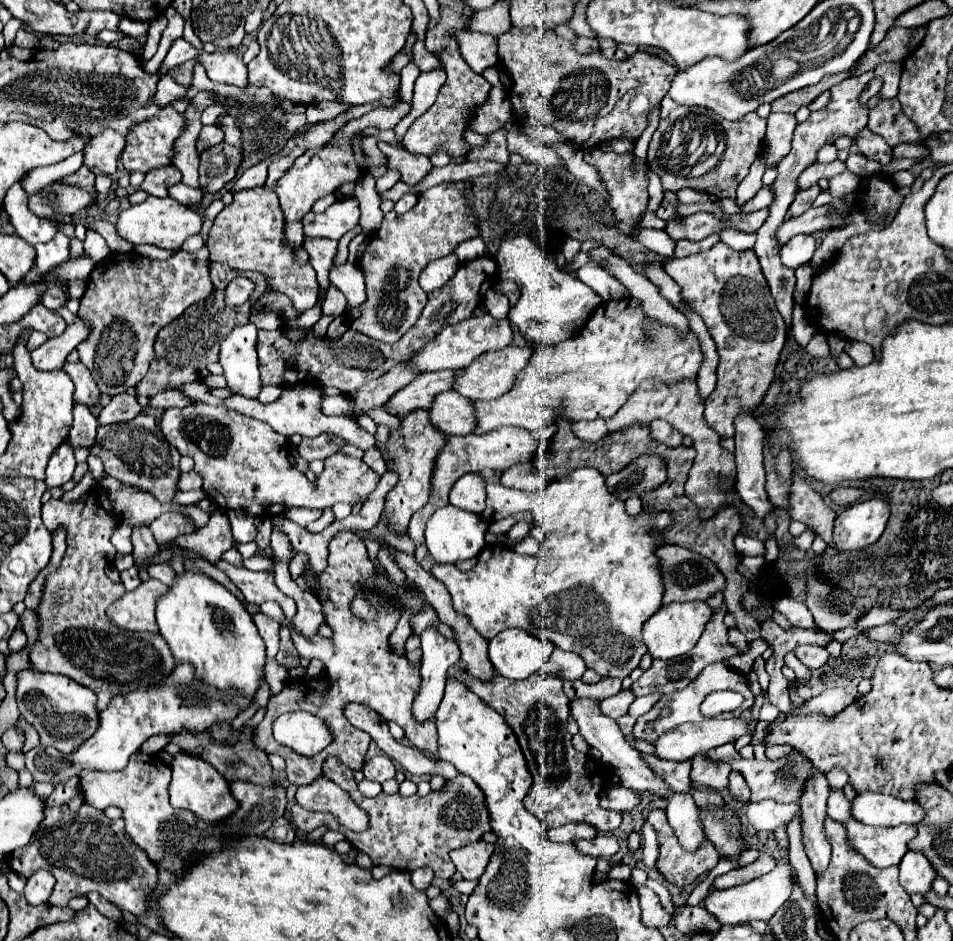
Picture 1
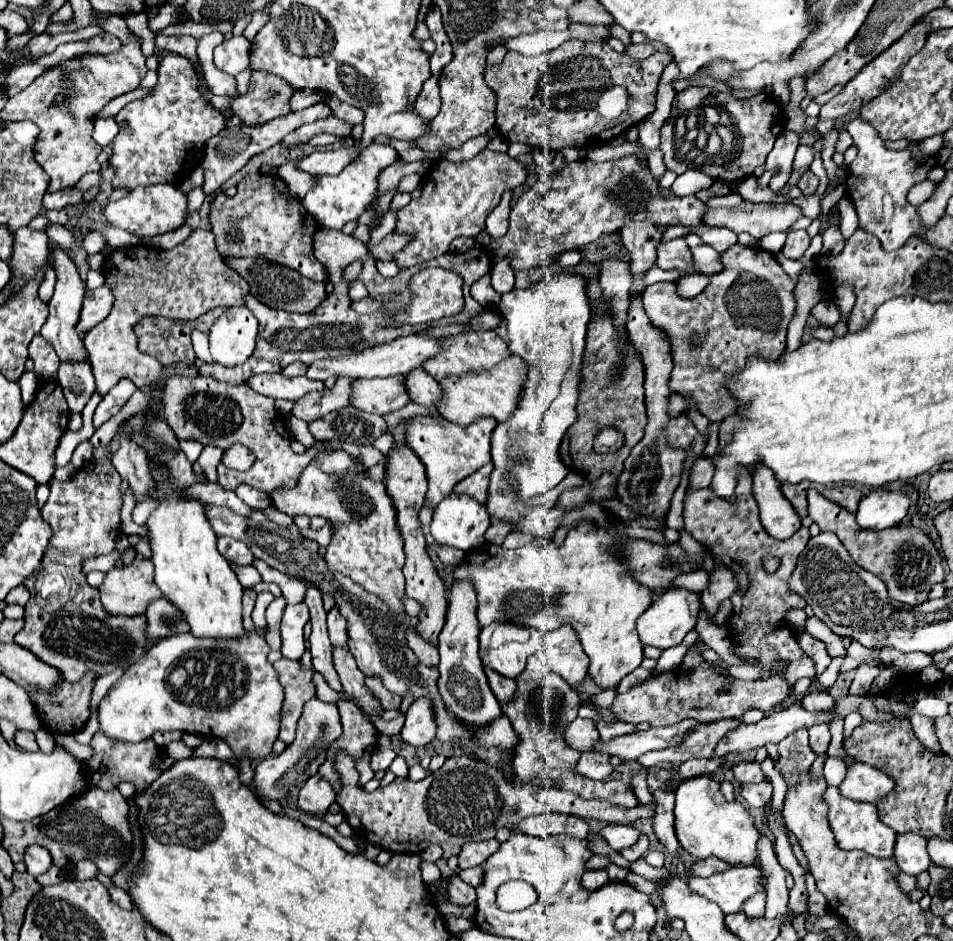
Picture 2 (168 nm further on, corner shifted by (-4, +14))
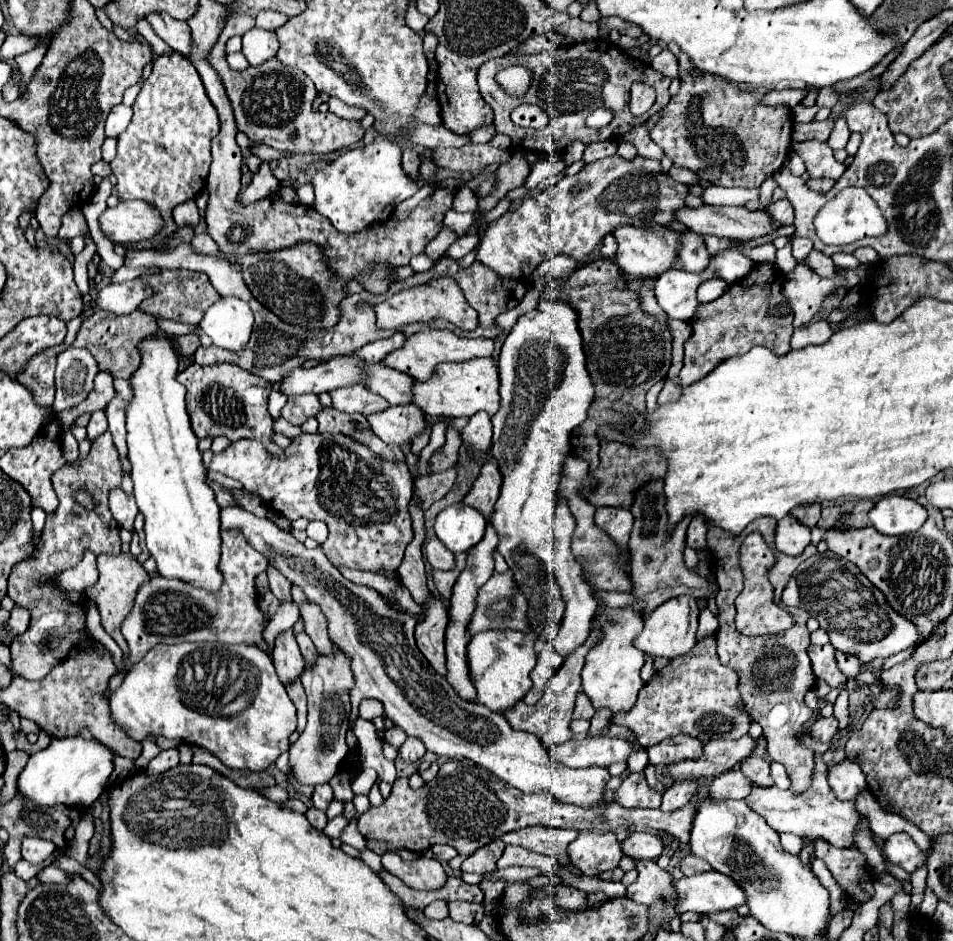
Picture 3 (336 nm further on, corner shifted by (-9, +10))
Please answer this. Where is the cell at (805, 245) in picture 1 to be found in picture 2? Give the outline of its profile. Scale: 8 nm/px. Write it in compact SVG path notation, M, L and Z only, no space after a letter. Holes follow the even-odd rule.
M796 230L796 232L790 232L788 238L786 238L786 244L782 248L782 254L786 258L794 258L798 260L810 246L810 238L806 234L806 230Z

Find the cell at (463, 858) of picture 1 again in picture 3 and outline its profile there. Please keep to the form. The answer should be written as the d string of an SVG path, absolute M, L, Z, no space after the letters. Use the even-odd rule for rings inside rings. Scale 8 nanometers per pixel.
M501 840L489 842L481 850L475 850L469 858L465 858L461 870L463 872L475 872L475 874L485 874L485 872L495 870L495 864L501 858L503 848L505 848L505 844Z

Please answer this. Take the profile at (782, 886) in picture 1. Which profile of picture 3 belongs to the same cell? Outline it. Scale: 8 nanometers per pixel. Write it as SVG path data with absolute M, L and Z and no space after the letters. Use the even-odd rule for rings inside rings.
M717 870L677 880L677 892L681 898L681 912L719 914L747 904L745 890L733 882L733 878Z

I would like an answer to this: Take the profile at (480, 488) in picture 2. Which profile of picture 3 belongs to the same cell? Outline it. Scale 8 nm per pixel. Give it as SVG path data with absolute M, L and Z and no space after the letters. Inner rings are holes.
M487 462L481 466L479 478L473 482L463 502L477 508L487 518L493 512L493 504L499 496L499 490L501 490L501 472L495 462Z

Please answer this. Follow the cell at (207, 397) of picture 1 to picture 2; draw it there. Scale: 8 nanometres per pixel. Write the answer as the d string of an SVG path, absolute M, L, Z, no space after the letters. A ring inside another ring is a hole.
M194 230L192 236L172 252L146 250L140 246L128 250L118 248L104 260L102 274L106 276L106 286L112 288L116 302L110 316L96 324L84 338L84 348L88 350L96 378L96 392L100 396L108 394L108 390L122 378L132 380L140 390L148 390L158 386L166 376L186 374L186 370L188 374L198 372L194 364L172 364L164 368L156 358L138 350L134 324L144 316L194 320L216 306L242 306L242 296L250 292L248 282L222 262L210 230Z

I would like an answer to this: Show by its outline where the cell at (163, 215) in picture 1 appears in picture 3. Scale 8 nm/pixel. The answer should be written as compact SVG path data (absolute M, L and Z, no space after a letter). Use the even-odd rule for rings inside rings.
M143 200L119 202L115 208L107 208L99 216L99 222L107 238L115 244L133 244L155 238L165 228L165 220L157 208Z

